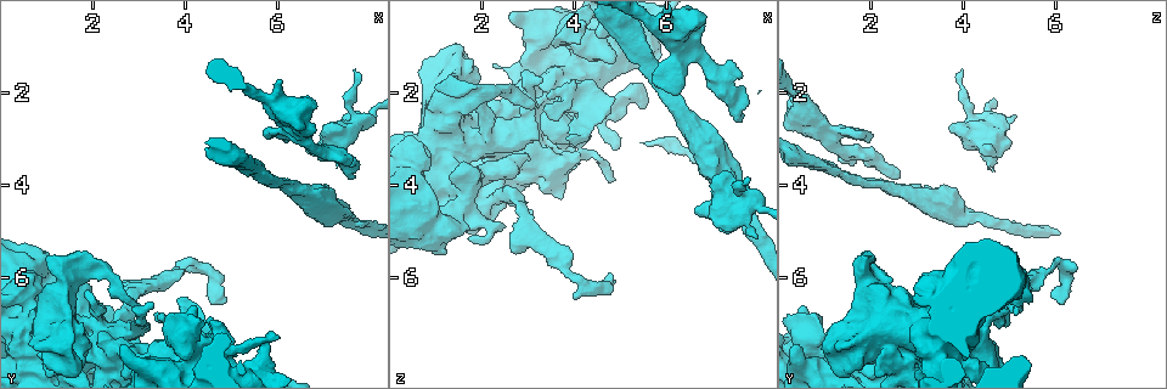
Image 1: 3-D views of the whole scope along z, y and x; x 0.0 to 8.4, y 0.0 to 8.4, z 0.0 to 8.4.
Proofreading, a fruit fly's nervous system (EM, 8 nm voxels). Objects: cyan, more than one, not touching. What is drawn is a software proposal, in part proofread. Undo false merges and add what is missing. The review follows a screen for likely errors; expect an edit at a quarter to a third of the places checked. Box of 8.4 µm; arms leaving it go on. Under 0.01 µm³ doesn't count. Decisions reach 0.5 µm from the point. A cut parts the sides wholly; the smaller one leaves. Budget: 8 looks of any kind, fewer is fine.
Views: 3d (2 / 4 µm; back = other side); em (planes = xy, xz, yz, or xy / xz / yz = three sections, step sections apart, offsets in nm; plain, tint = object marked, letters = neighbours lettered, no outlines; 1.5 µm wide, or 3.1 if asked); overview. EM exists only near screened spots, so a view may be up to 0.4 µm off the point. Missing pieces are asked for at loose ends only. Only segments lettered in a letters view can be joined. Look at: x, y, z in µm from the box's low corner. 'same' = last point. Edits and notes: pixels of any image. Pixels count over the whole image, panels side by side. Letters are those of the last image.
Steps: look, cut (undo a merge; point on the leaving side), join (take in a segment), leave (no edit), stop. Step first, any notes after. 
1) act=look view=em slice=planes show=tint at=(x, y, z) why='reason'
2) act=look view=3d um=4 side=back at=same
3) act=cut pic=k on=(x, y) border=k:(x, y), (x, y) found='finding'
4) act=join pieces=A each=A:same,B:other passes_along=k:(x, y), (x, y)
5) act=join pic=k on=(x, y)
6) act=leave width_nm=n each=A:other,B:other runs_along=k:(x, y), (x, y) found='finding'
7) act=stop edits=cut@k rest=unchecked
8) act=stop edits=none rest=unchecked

act=look view=em slice=planes show=letters at=(7.65, 1.55, 4.00) why='tapers out'

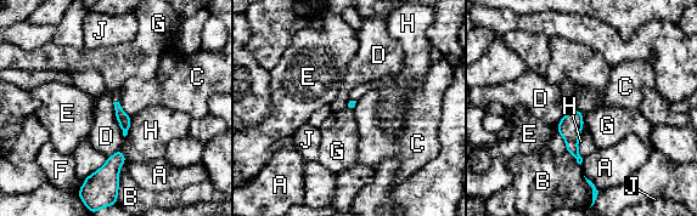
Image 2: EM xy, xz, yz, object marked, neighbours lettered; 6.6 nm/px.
act=leave each=A:other,B:other,C:other,D:other,E:other,F:other,G:other,H:other,J:other border=2:(582, 114), (584, 124) found='none of them fits'

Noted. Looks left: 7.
act=look view=em slice=planes show=letters at=(7.60, 3.80, 2.65) why='an open end'

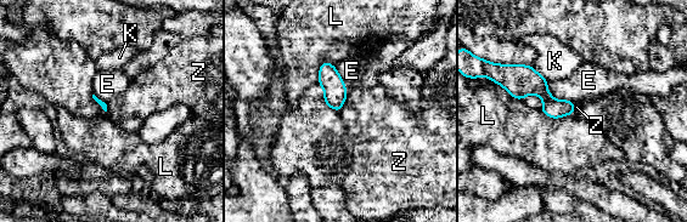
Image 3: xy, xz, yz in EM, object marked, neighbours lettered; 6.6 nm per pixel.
act=leave each=E:other,K:other,L:other,Z:other border=3:(348, 94), (338, 110) found='no lettered segment goes on from it'

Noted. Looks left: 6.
act=look view=em slice=xz step=8 show=tint at=(1.15, 5.90, 4.90) why='abrupt turn'

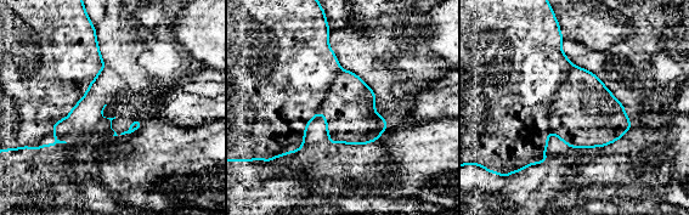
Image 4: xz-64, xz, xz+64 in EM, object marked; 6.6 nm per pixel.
act=look view=em slice=xz step=8 show=letters at=same why='see the neighbours'

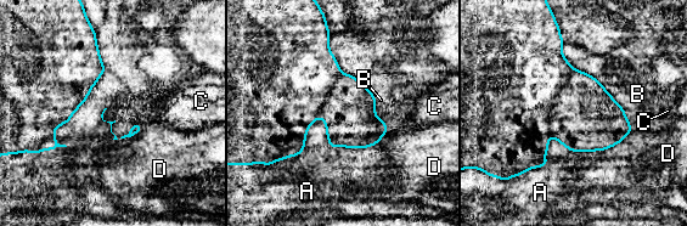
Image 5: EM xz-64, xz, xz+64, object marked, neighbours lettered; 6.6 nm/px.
act=leave width_nm=360 longest_contact=B:320nm each=A:other,B:other,C:other,D:other found='one neuron here'

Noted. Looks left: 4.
act=stop edits=none rest=unchecked

